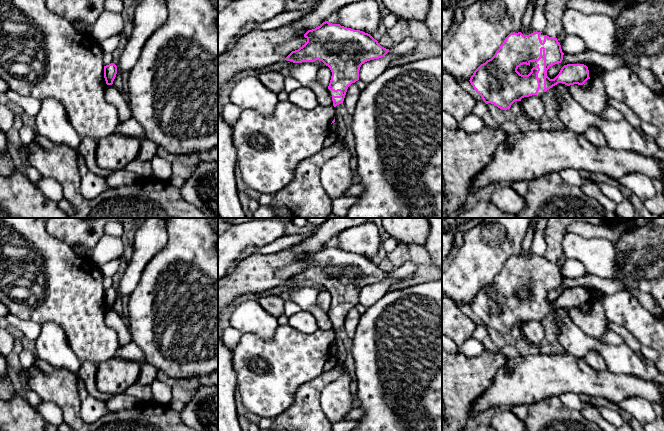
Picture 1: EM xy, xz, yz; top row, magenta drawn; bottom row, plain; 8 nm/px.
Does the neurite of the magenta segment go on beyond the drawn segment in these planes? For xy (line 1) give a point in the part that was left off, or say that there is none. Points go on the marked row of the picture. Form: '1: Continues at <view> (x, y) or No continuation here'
1: No continuation here

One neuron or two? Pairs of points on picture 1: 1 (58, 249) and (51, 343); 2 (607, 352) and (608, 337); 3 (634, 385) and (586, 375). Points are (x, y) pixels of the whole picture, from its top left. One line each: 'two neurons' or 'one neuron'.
1: two neurons
2: two neurons
3: one neuron

